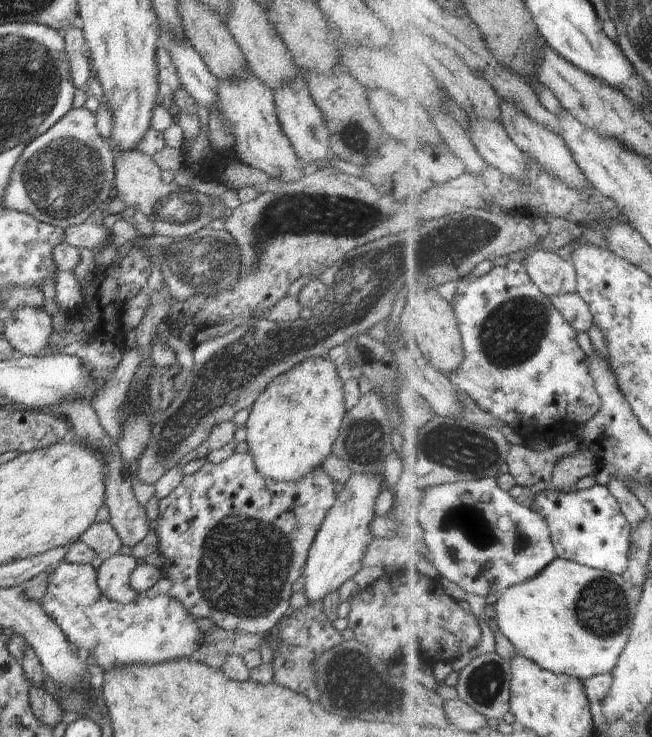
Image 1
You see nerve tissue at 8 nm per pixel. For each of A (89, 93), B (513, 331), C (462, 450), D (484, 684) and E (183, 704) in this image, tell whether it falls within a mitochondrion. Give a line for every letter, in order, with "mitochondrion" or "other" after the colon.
A: other
B: mitochondrion
C: mitochondrion
D: mitochondrion
E: other

